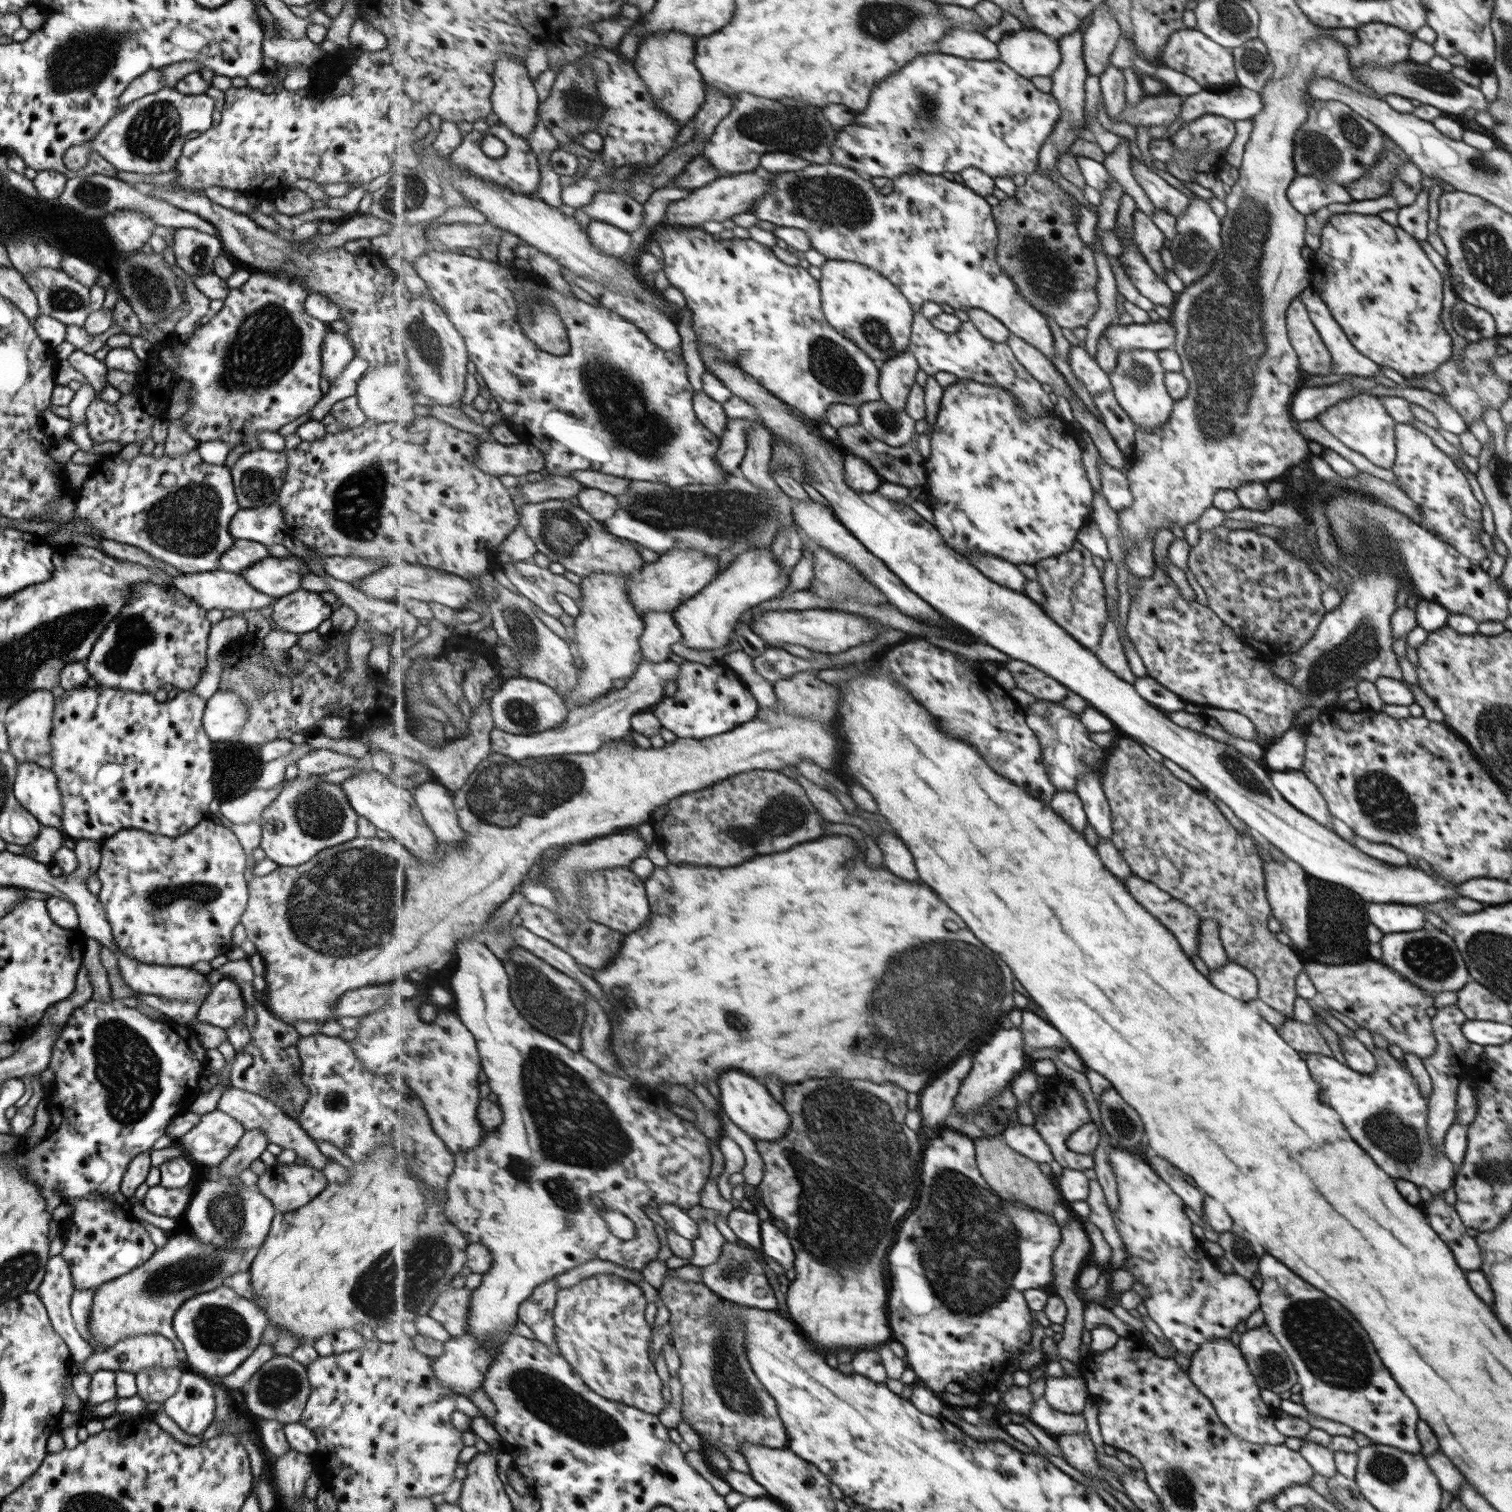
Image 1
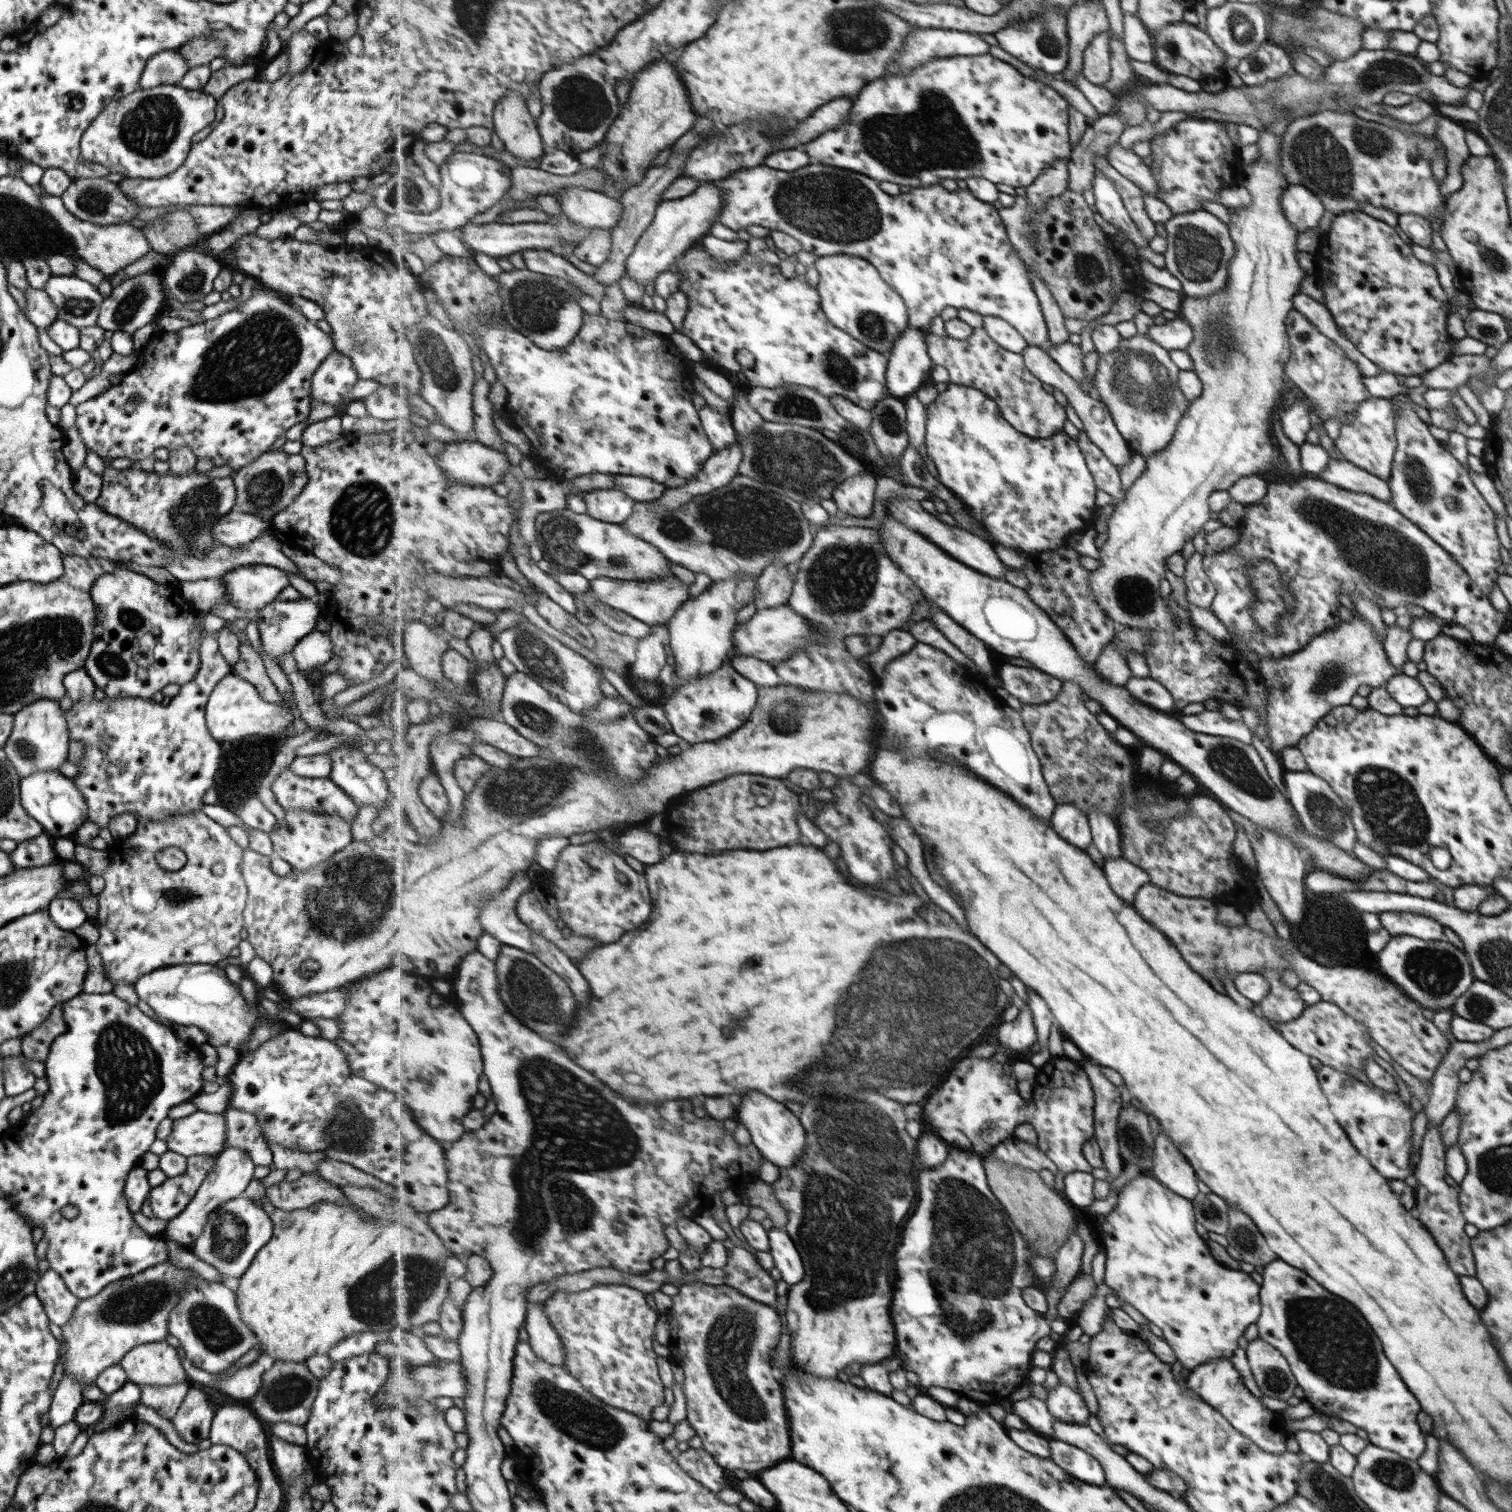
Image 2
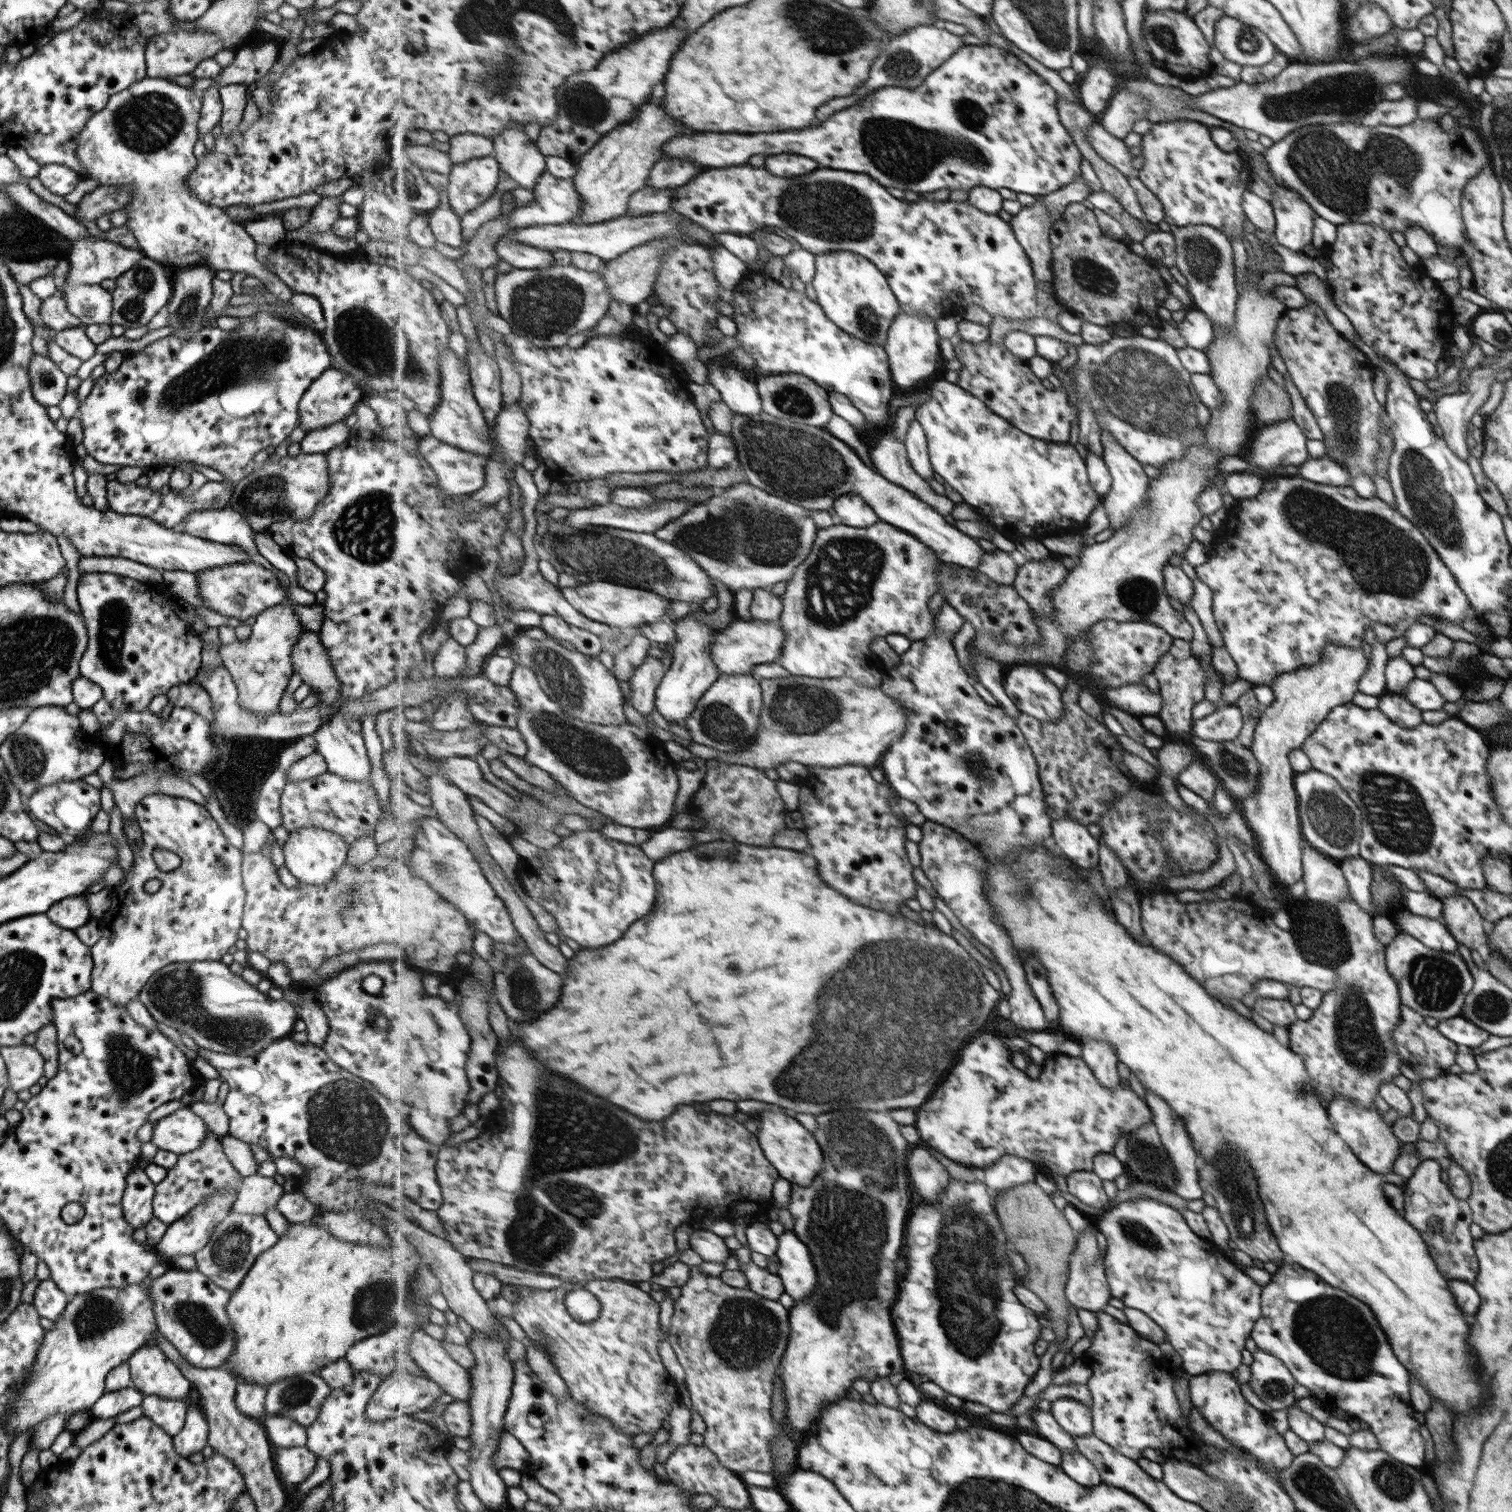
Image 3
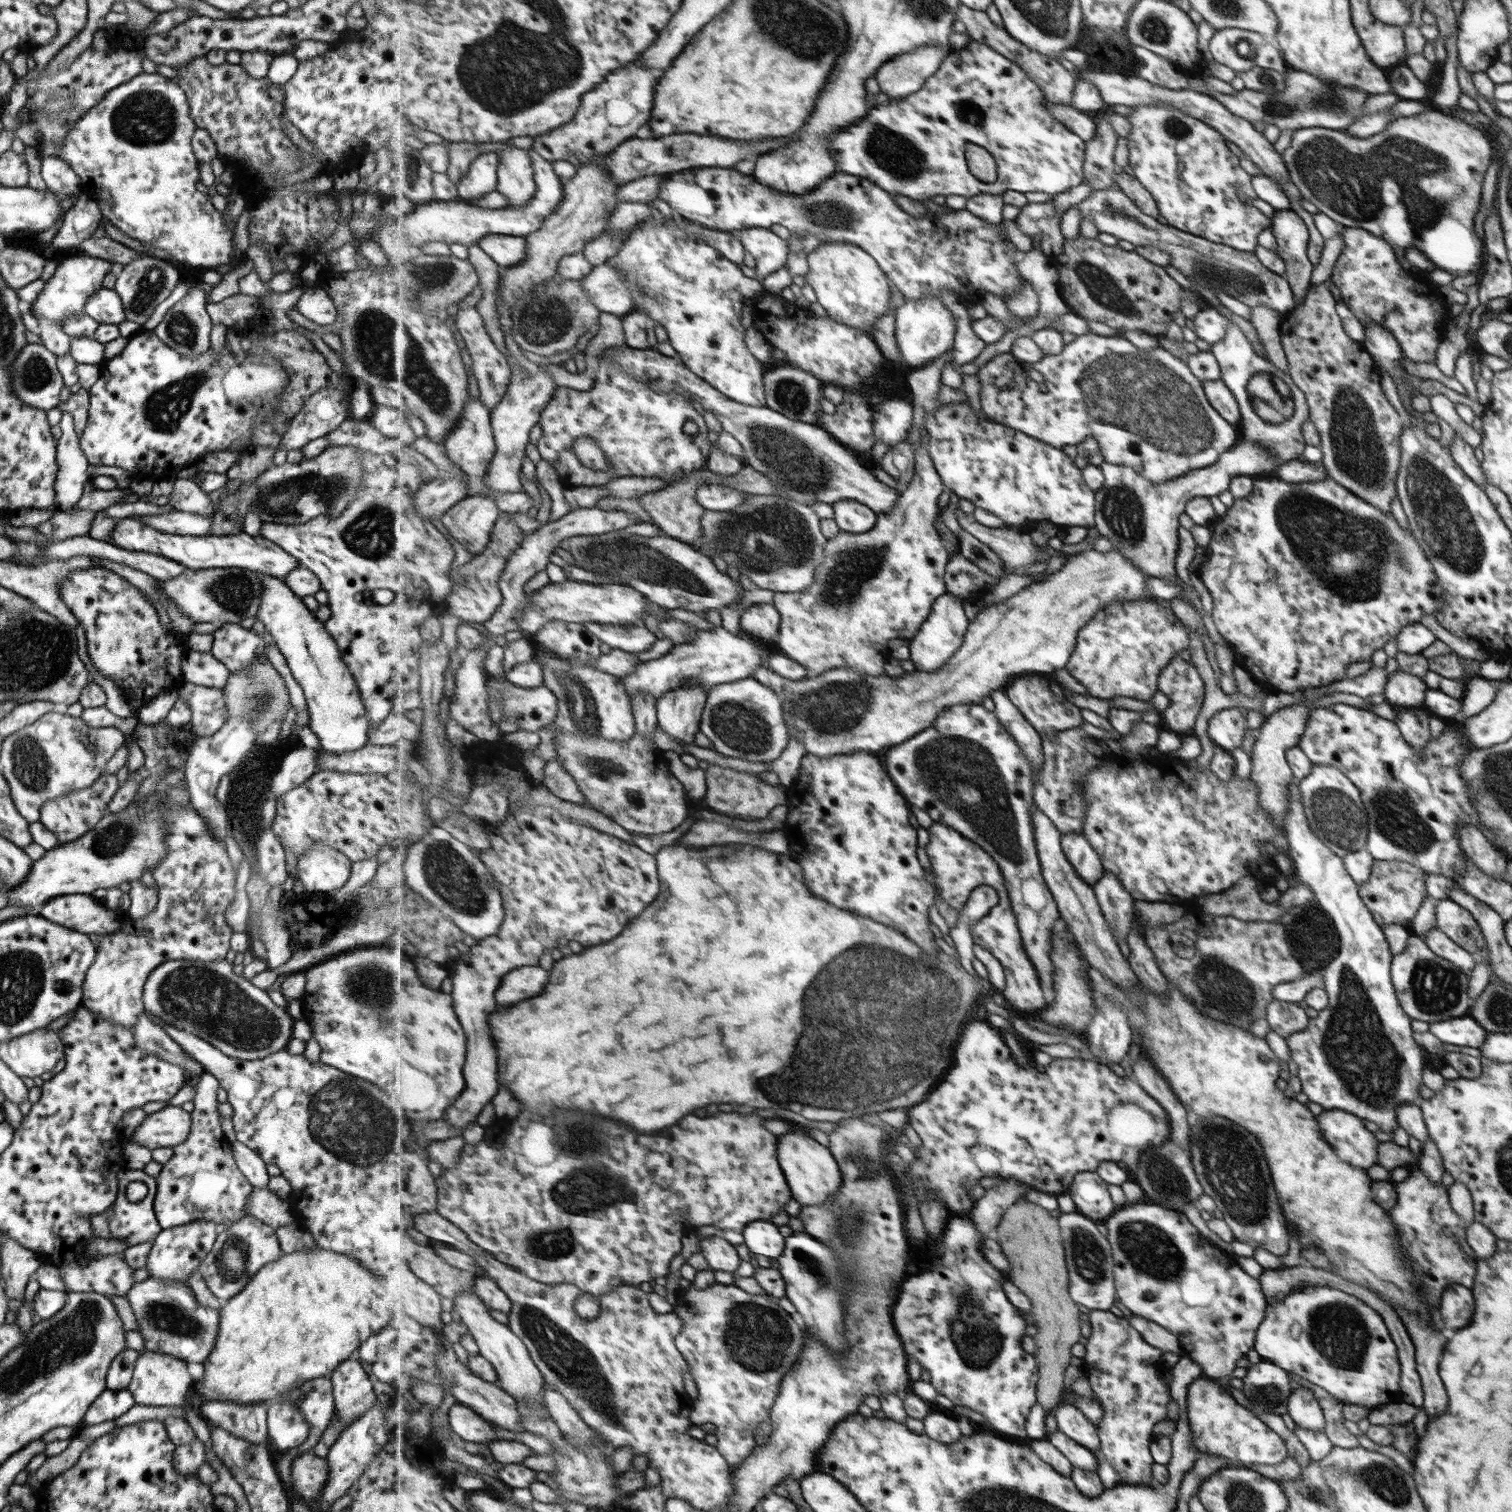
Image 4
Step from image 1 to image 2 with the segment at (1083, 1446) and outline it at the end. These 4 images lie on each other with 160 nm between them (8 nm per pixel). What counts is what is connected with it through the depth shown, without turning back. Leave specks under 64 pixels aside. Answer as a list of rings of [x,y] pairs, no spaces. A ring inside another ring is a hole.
[[[1051,1438],[1050,1445],[1052,1459],[1059,1465],[1059,1468],[1070,1473],[1076,1480],[1099,1486],[1106,1483],[1102,1465],[1093,1456],[1057,1438]]]

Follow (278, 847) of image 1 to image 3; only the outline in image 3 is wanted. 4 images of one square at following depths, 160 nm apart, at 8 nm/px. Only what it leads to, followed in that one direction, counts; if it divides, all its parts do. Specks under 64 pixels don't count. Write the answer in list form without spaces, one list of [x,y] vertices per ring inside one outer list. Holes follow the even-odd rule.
[[[302,826],[289,832],[287,840],[283,843],[284,866],[299,883],[311,884],[315,887],[323,886],[335,879],[336,872],[345,863],[347,849],[348,845],[340,836],[328,830]]]

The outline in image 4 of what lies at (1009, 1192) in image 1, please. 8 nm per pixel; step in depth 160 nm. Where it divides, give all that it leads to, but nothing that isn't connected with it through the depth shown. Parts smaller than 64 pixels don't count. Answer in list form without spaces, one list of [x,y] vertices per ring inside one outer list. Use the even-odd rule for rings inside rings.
[[[1019,1200],[1008,1208],[1009,1212],[1001,1220],[1001,1236],[1013,1238],[1011,1242],[1001,1242],[1005,1248],[1025,1250],[1003,1250],[1010,1262],[1009,1276],[1013,1282],[1029,1296],[1033,1302],[1032,1313],[1035,1314],[1037,1333],[1033,1336],[1038,1349],[1034,1353],[1038,1359],[1040,1377],[1038,1380],[1038,1403],[1046,1411],[1055,1411],[1063,1394],[1063,1372],[1069,1364],[1069,1348],[1079,1340],[1079,1310],[1067,1298],[1067,1273],[1063,1266],[1063,1248],[1059,1238],[1059,1220],[1037,1204]]]

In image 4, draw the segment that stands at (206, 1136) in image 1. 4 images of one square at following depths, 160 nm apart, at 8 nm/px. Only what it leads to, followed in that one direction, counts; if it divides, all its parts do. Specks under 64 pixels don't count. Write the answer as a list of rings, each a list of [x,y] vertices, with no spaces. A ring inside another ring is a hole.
[[[172,1105],[145,1114],[134,1128],[132,1138],[138,1146],[149,1150],[173,1148],[189,1136],[190,1114]]]

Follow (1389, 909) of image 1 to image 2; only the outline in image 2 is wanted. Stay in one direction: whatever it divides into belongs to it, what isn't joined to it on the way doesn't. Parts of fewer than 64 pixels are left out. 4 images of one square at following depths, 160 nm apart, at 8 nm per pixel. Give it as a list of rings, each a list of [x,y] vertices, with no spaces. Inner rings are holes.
[[[1381,912],[1378,914],[1380,926],[1385,928],[1391,937],[1399,934],[1419,936],[1421,940],[1443,939],[1443,927],[1432,918],[1409,912]]]

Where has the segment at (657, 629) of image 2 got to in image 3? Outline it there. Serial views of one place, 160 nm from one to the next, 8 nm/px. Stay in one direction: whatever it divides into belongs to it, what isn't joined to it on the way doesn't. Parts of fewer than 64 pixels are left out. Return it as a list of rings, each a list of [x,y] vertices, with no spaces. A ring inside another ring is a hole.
[[[647,657],[629,682],[632,706],[640,713],[650,715],[656,709],[656,692],[669,671],[661,660]]]

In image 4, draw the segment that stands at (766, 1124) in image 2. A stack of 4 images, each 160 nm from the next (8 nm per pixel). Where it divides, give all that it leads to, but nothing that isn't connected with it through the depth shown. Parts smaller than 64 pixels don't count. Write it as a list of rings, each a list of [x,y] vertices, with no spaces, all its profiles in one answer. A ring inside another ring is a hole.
[[[798,1127],[793,1132],[779,1136],[778,1155],[790,1184],[792,1196],[802,1205],[824,1204],[834,1194],[840,1192],[844,1176],[838,1160],[829,1147],[810,1138],[805,1129]]]

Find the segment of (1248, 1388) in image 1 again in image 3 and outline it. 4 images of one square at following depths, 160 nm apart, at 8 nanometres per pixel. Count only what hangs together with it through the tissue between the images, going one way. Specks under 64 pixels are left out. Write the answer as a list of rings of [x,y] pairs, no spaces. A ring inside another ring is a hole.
[[[1209,1371],[1203,1374],[1191,1375],[1188,1380],[1189,1400],[1195,1410],[1223,1436],[1225,1440],[1237,1445],[1242,1451],[1254,1456],[1259,1462],[1273,1464],[1276,1468],[1287,1468],[1291,1464],[1291,1454],[1283,1444],[1281,1435],[1277,1436],[1277,1431],[1271,1426],[1271,1418],[1267,1420],[1253,1408],[1249,1406],[1241,1394],[1237,1382],[1231,1378],[1231,1373]]]

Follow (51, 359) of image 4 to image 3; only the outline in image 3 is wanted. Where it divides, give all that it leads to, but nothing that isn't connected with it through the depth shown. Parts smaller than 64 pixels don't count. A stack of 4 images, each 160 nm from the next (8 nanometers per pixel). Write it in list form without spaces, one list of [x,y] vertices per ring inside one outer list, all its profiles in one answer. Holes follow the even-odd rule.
[[[33,353],[28,362],[28,375],[33,400],[44,407],[58,406],[66,393],[66,376],[50,357]]]

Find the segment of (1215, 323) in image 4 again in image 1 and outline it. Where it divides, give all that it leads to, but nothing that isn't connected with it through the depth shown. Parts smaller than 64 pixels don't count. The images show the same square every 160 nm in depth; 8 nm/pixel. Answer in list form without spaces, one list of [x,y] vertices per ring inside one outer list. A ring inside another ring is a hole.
[[[1164,320],[1149,322],[1148,324],[1129,324],[1121,326],[1117,323],[1107,326],[1103,330],[1101,337],[1107,339],[1109,344],[1116,350],[1121,351],[1131,349],[1151,349],[1158,351],[1161,349],[1171,349],[1174,346],[1176,333]]]

